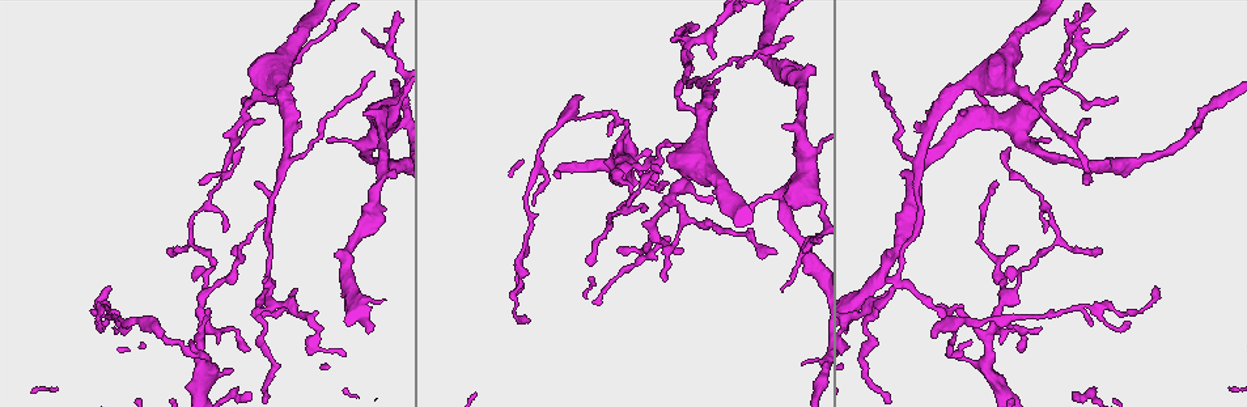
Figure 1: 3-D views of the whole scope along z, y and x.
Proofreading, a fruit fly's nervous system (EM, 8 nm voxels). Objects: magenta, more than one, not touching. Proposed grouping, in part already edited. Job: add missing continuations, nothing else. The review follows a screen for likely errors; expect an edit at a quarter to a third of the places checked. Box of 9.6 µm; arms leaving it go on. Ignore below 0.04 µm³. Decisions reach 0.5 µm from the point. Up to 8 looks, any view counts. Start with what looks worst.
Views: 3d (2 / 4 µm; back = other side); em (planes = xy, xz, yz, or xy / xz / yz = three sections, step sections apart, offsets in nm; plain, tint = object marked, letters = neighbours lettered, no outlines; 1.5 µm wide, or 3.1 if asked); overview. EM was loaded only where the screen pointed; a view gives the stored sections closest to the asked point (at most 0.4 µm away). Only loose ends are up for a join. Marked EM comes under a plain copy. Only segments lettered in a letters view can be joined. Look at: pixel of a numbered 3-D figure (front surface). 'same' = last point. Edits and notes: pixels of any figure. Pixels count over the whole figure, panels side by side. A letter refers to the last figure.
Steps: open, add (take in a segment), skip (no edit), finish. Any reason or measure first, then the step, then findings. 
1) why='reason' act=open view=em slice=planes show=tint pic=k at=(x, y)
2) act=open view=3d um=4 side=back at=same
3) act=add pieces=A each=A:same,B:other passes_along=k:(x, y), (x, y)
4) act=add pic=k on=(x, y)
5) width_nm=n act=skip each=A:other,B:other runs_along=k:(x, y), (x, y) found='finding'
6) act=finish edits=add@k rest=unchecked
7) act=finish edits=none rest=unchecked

why='thin end' act=open view=3d um=4 side=back pic=1 at=(936, 305)

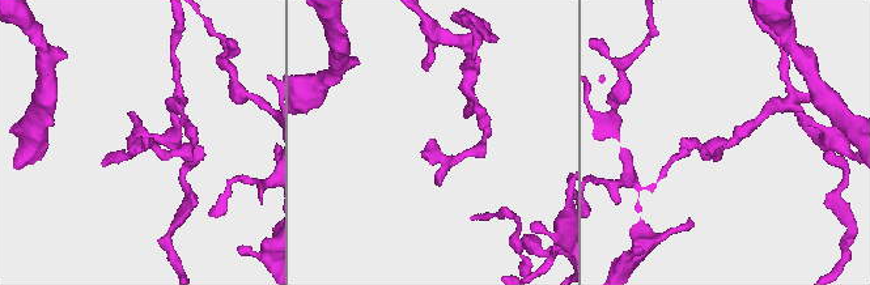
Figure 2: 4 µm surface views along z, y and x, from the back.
why='need the tissue' act=open view=em slice=planes show=letters pic=2 at=(724, 140)

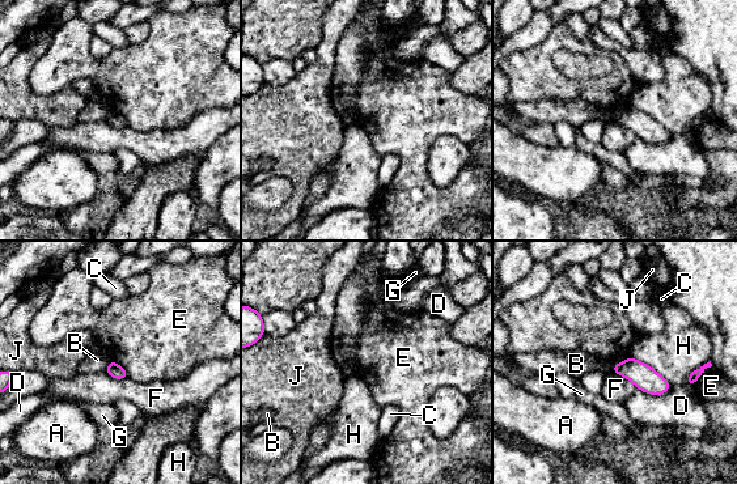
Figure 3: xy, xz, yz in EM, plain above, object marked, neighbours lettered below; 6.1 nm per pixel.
act=skip each=A:other,B:other,C:other,D:other,E:other,F:other,G:other,H:other,J:other border=3:(111, 360), (118, 362), (128, 376) found='no lettered segment goes on from it'

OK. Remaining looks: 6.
why='tapers out' act=open view=em slice=xy step=8 show=letters pic=1 at=(1047, 142)

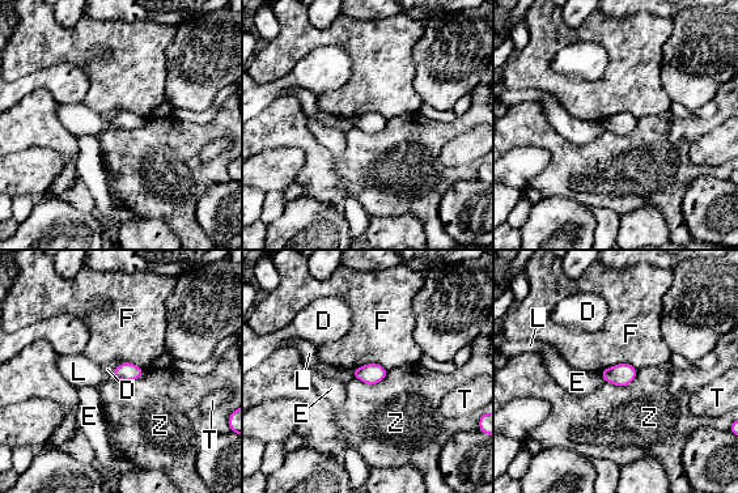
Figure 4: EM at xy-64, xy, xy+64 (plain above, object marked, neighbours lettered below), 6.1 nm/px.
act=open view=em slice=planes show=letters at=same

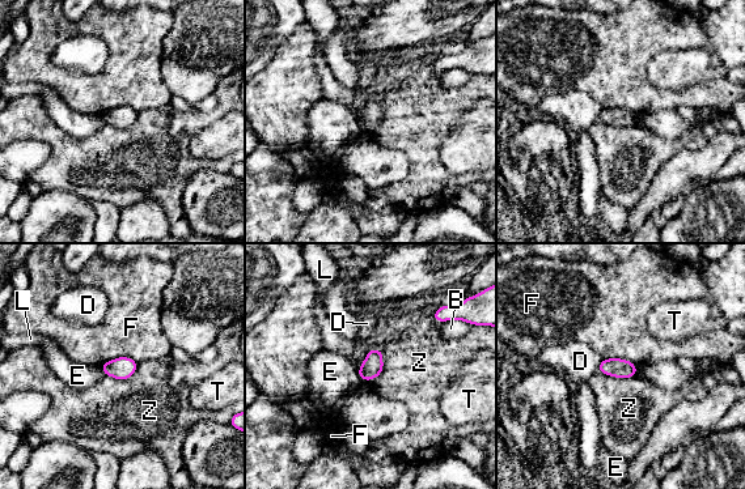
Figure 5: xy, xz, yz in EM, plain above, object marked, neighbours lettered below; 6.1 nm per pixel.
longest_contact=F:240nm act=skip each=B:other,D:other,E:other,F:other,L:other,T:other,Z:other found='no lettered segment goes on from it'

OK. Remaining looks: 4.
why='an open end' act=open view=3d um=2 side=back pic=1 at=(1084, 184)

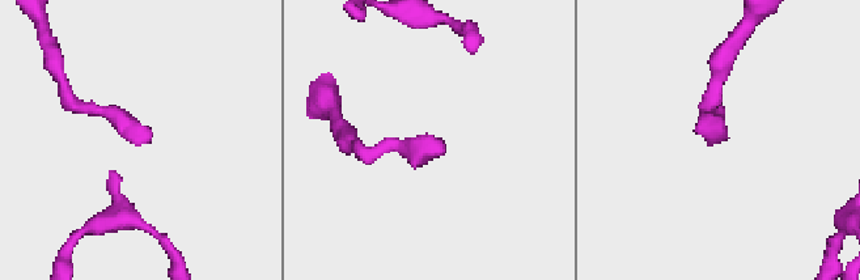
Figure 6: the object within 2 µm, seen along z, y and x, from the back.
act=open view=em slice=xy step=8 show=tint pic=6 at=(149, 142)

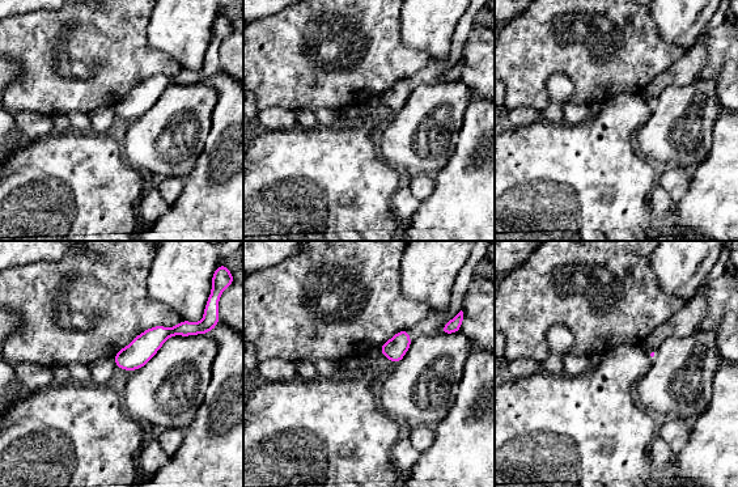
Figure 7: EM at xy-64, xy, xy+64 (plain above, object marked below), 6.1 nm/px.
why='another direction' act=open view=em slice=planes show=letters at=same

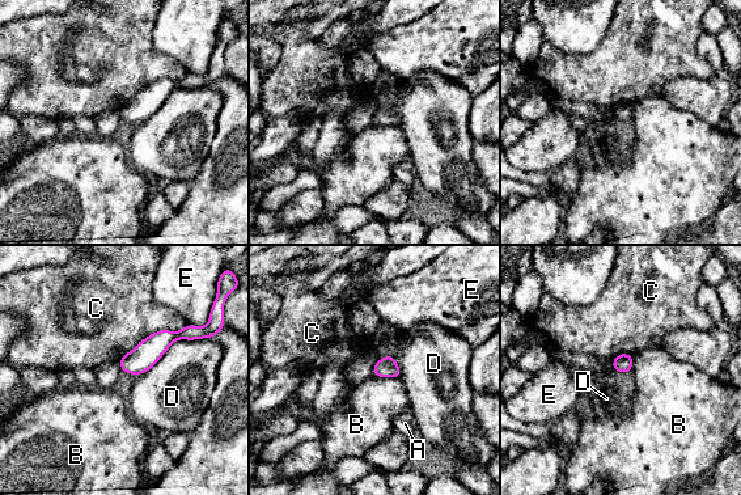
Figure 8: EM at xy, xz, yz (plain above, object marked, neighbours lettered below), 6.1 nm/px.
width_nm=110 act=skip each=A:other,B:other,C:other,D:other,E:other runs_along=8:(190, 330), (160, 341), (125, 368) found='no lettered segment goes on from it'

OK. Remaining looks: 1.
why='thin end' act=open view=em slice=planes show=letters pic=1 at=(1127, 328)

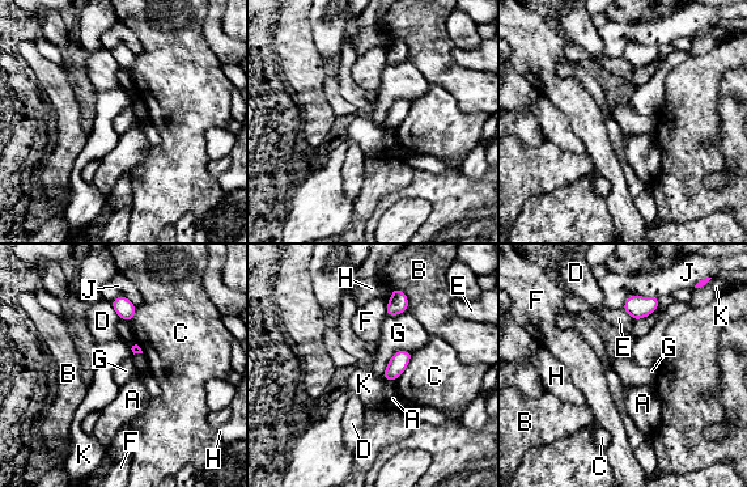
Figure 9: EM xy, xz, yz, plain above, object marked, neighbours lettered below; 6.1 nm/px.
longest_contact=G:260nm act=skip each=A:other,B:other,C:other,D:other,E:other,F:other,G:other,H:other,J:other,K:other border=9:(411, 351), (397, 351), (381, 378) found='none of them fits'

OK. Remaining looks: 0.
act=finish edits=none rest=unchecked

